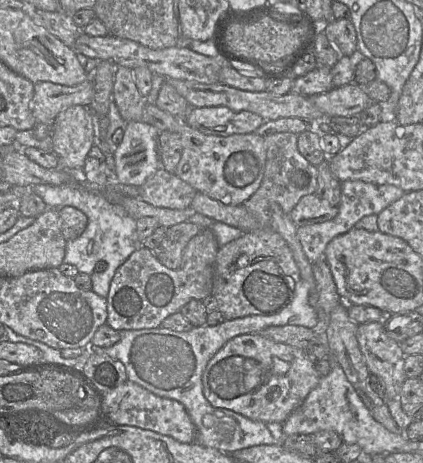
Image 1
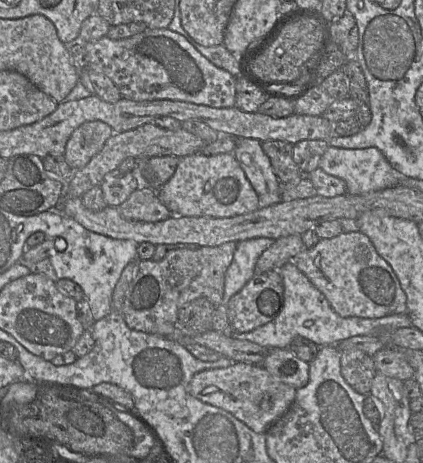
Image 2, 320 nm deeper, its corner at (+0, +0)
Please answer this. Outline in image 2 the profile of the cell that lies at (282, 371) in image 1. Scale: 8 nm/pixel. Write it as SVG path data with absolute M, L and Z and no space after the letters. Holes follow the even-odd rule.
M234 362L225 368L205 369L196 373L189 393L202 402L222 408L256 433L266 433L292 405L297 388L280 381L262 365Z

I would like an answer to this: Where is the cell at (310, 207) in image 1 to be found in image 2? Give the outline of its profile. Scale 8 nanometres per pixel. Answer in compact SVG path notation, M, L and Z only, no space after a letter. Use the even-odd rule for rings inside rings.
M301 235L279 238L265 250L258 259L255 273L280 270L287 262L292 261L305 248Z

